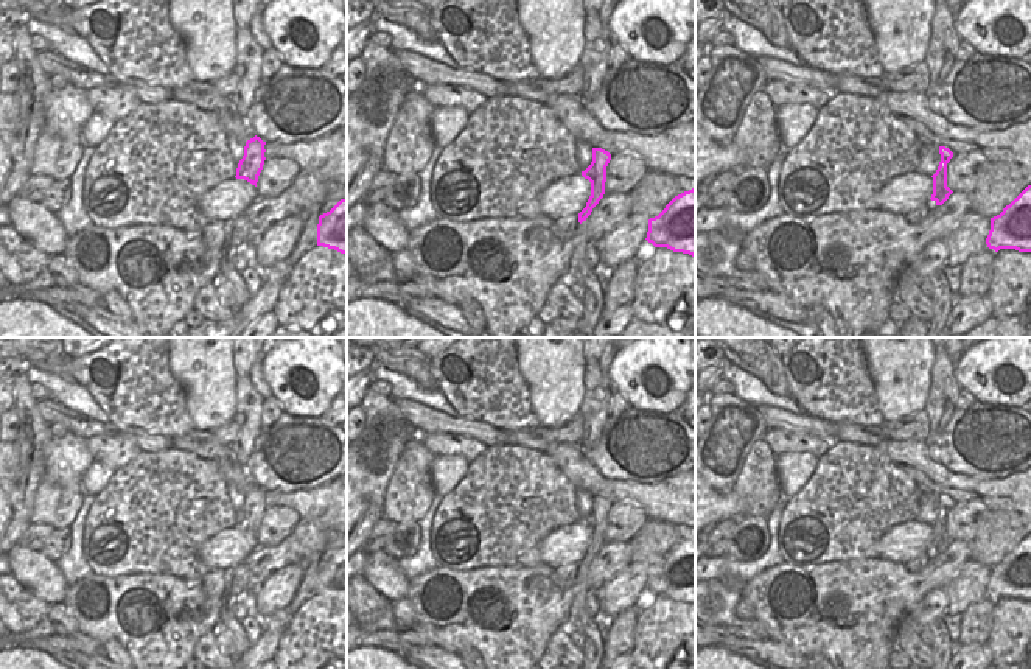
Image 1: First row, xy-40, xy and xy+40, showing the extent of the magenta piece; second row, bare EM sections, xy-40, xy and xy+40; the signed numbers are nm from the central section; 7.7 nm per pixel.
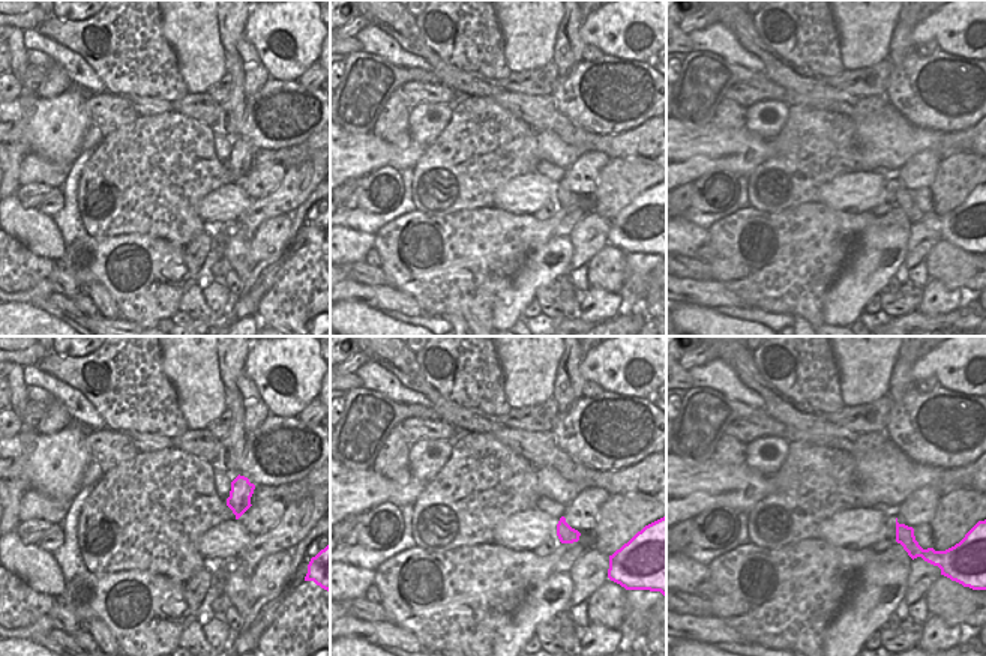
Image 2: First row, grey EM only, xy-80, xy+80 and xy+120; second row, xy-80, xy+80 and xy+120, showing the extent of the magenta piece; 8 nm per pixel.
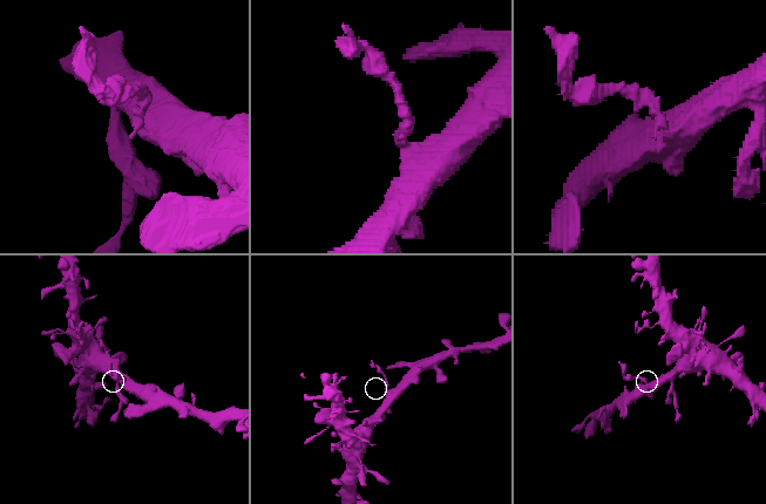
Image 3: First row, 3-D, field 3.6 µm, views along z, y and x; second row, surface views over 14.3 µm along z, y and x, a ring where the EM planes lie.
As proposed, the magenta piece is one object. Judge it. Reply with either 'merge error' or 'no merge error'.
merge error

